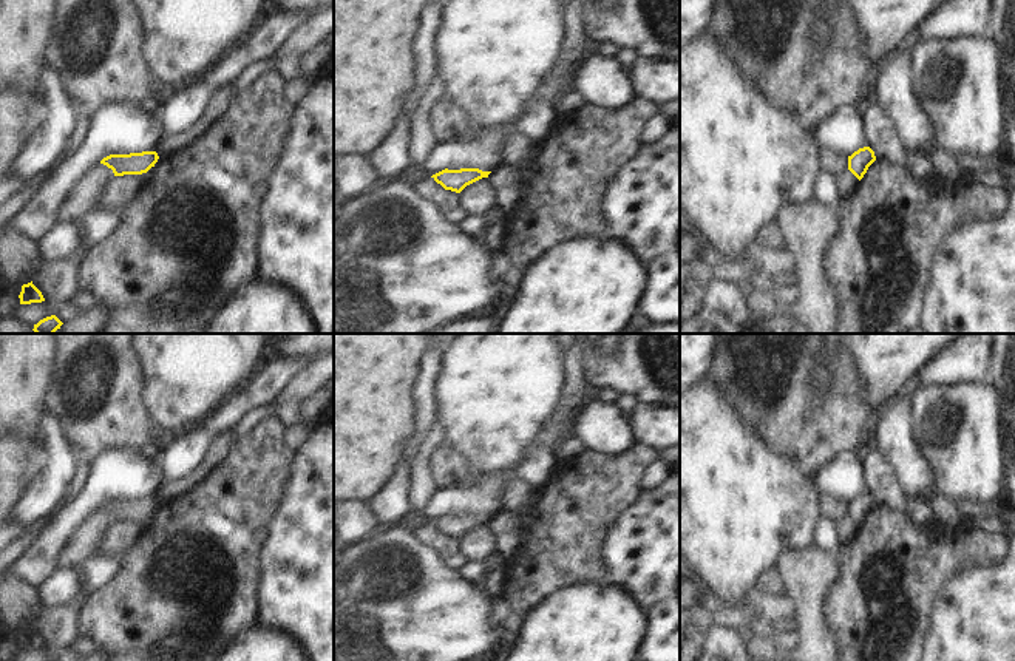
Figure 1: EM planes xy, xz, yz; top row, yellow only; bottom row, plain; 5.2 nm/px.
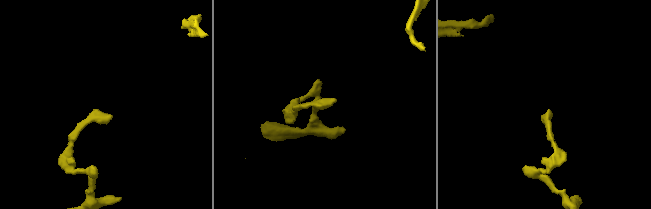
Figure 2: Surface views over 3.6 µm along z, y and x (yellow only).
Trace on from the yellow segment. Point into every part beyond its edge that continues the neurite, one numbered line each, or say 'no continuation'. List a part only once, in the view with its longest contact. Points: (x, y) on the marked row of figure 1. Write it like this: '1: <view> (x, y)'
no continuation

